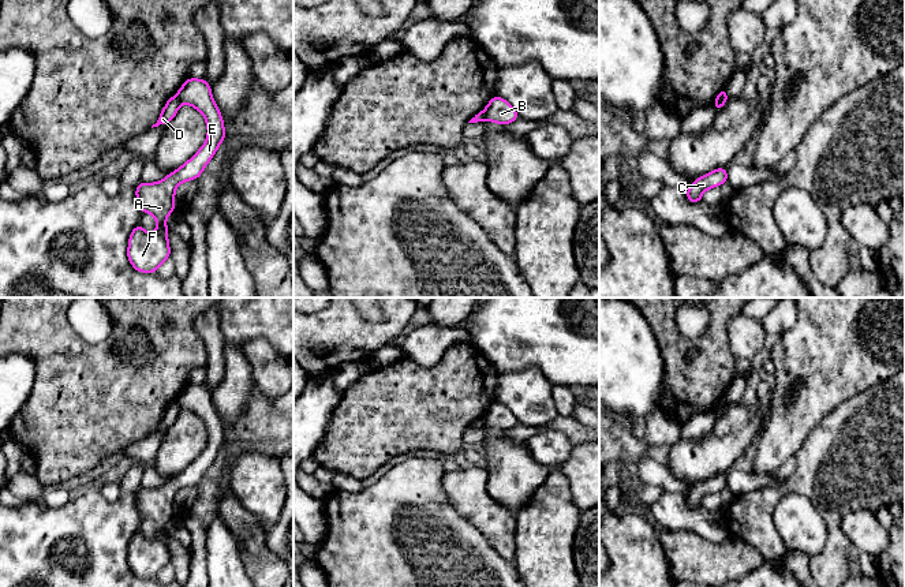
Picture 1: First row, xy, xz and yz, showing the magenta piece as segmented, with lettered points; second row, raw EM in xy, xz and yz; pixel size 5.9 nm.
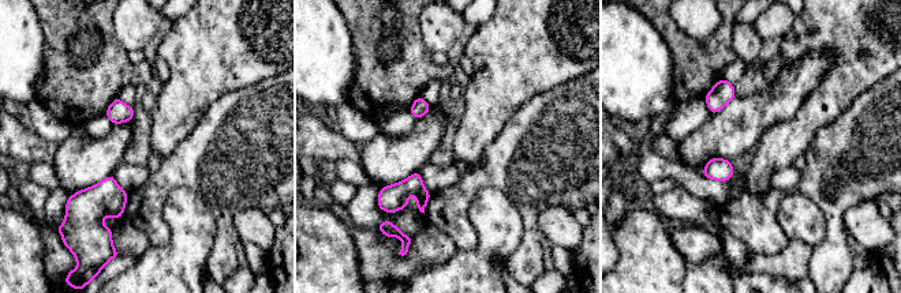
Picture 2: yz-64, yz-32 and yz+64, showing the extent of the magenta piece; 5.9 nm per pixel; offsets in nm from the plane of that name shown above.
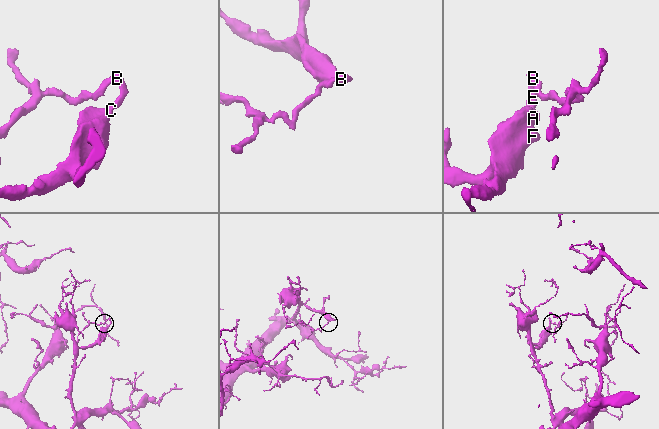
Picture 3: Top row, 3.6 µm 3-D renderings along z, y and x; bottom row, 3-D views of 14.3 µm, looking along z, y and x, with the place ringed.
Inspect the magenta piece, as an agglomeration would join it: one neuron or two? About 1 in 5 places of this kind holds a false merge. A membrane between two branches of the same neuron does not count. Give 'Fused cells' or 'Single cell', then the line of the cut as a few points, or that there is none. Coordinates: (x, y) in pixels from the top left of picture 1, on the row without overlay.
Fused cells. Split along xz (483, 417), (486, 425)

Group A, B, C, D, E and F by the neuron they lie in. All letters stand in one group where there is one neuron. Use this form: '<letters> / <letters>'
A B C E F / D

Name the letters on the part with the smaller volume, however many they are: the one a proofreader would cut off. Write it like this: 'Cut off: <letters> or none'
Cut off: D

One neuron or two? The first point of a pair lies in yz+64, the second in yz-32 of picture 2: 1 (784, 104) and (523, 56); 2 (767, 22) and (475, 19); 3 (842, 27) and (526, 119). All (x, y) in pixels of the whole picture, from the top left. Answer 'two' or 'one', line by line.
1: two
2: one
3: two

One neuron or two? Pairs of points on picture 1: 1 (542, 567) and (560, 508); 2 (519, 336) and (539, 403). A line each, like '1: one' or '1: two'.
1: one
2: two

